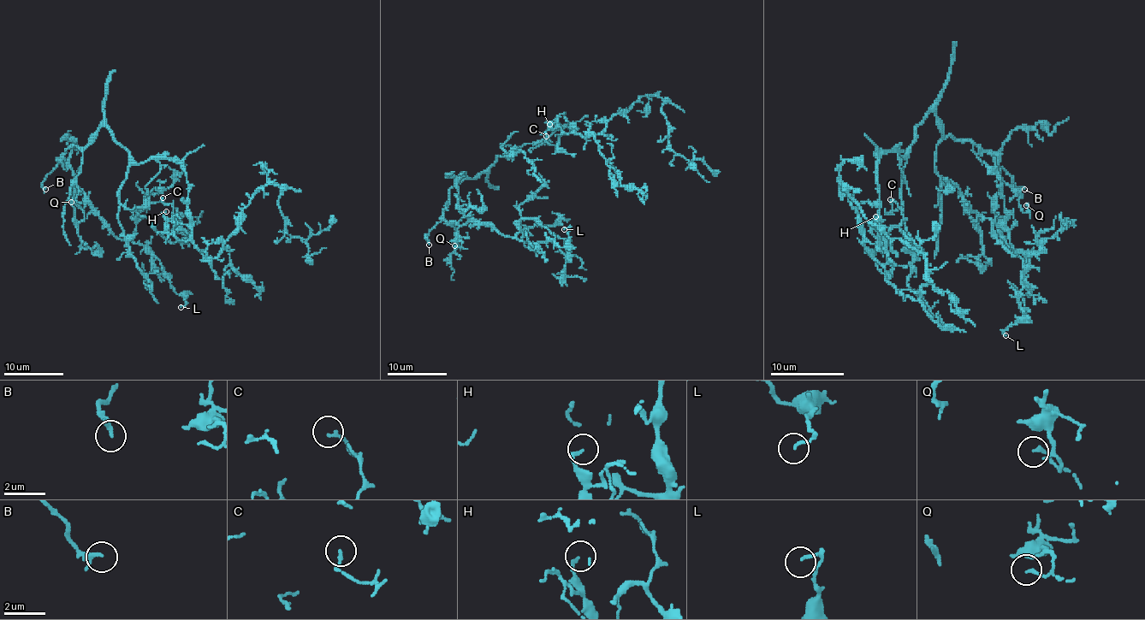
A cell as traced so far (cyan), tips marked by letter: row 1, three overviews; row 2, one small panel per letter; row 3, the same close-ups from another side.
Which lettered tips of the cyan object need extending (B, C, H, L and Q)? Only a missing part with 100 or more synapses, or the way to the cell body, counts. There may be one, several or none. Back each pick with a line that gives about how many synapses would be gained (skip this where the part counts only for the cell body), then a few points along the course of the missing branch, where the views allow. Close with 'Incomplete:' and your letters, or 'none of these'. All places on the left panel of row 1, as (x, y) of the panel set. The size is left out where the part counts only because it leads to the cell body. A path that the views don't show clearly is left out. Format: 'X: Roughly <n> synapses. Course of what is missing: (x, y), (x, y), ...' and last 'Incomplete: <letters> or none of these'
Incomplete: none of these

